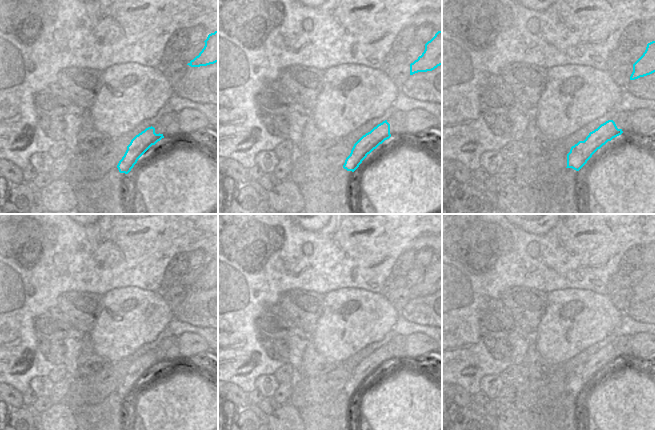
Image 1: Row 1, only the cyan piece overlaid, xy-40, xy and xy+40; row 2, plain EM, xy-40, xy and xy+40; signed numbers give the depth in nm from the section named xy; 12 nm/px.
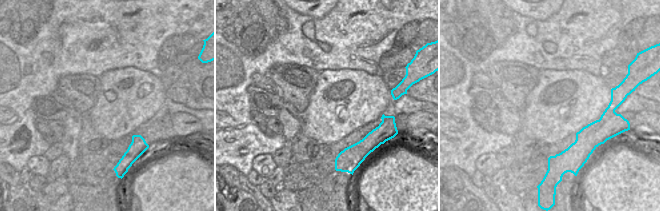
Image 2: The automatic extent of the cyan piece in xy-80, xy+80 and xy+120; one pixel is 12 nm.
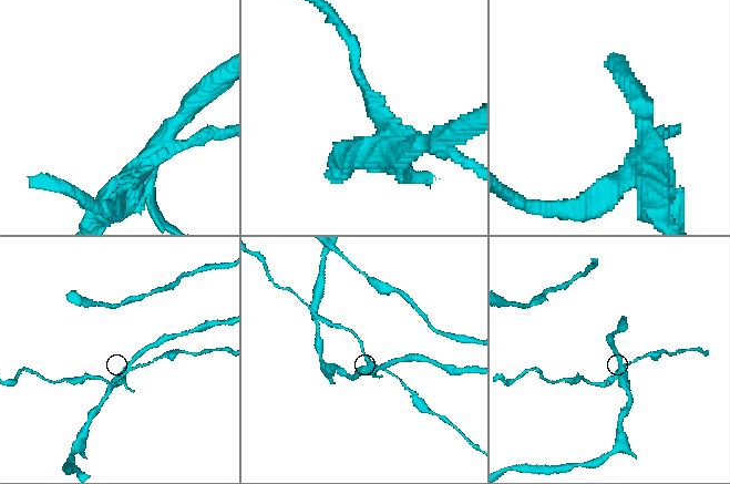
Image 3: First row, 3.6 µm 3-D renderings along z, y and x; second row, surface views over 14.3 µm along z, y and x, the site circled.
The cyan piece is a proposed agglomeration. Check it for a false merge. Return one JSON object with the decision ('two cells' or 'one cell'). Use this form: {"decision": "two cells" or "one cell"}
{"decision": "two cells"}

